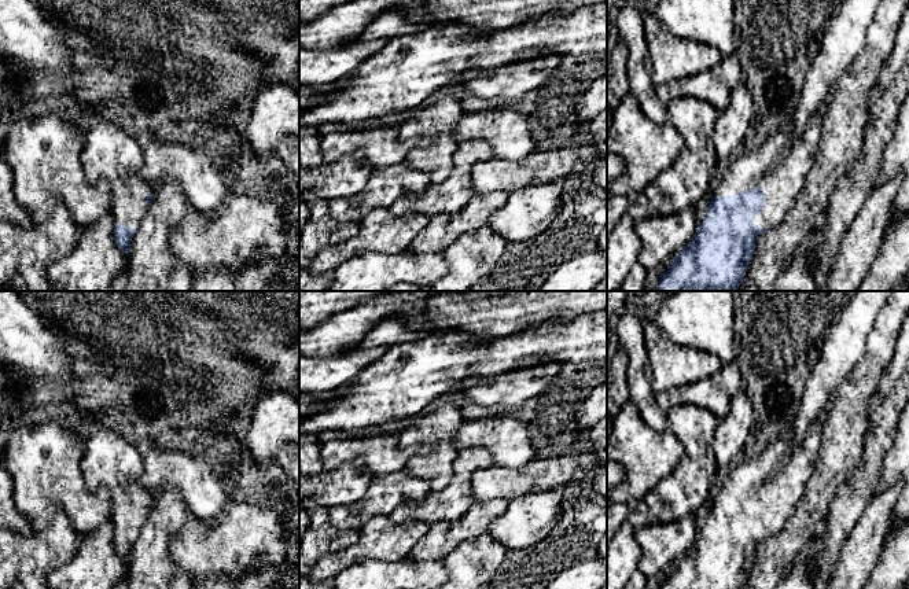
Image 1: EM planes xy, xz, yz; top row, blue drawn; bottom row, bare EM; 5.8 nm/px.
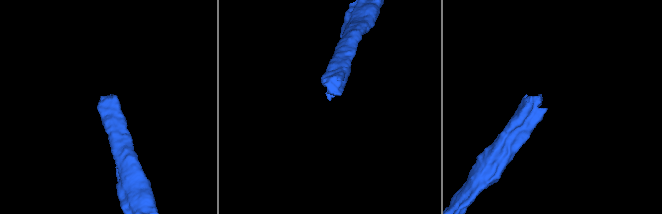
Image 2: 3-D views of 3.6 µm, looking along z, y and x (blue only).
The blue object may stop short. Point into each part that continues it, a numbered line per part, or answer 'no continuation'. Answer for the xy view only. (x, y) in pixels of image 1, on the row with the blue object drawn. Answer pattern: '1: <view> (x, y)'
1: xy (111, 155)

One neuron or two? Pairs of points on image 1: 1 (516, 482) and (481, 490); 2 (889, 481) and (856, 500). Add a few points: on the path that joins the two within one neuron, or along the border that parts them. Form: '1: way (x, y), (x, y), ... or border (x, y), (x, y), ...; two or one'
1: way (508, 483), (489, 483); one
2: border (883, 457), (873, 494); two

